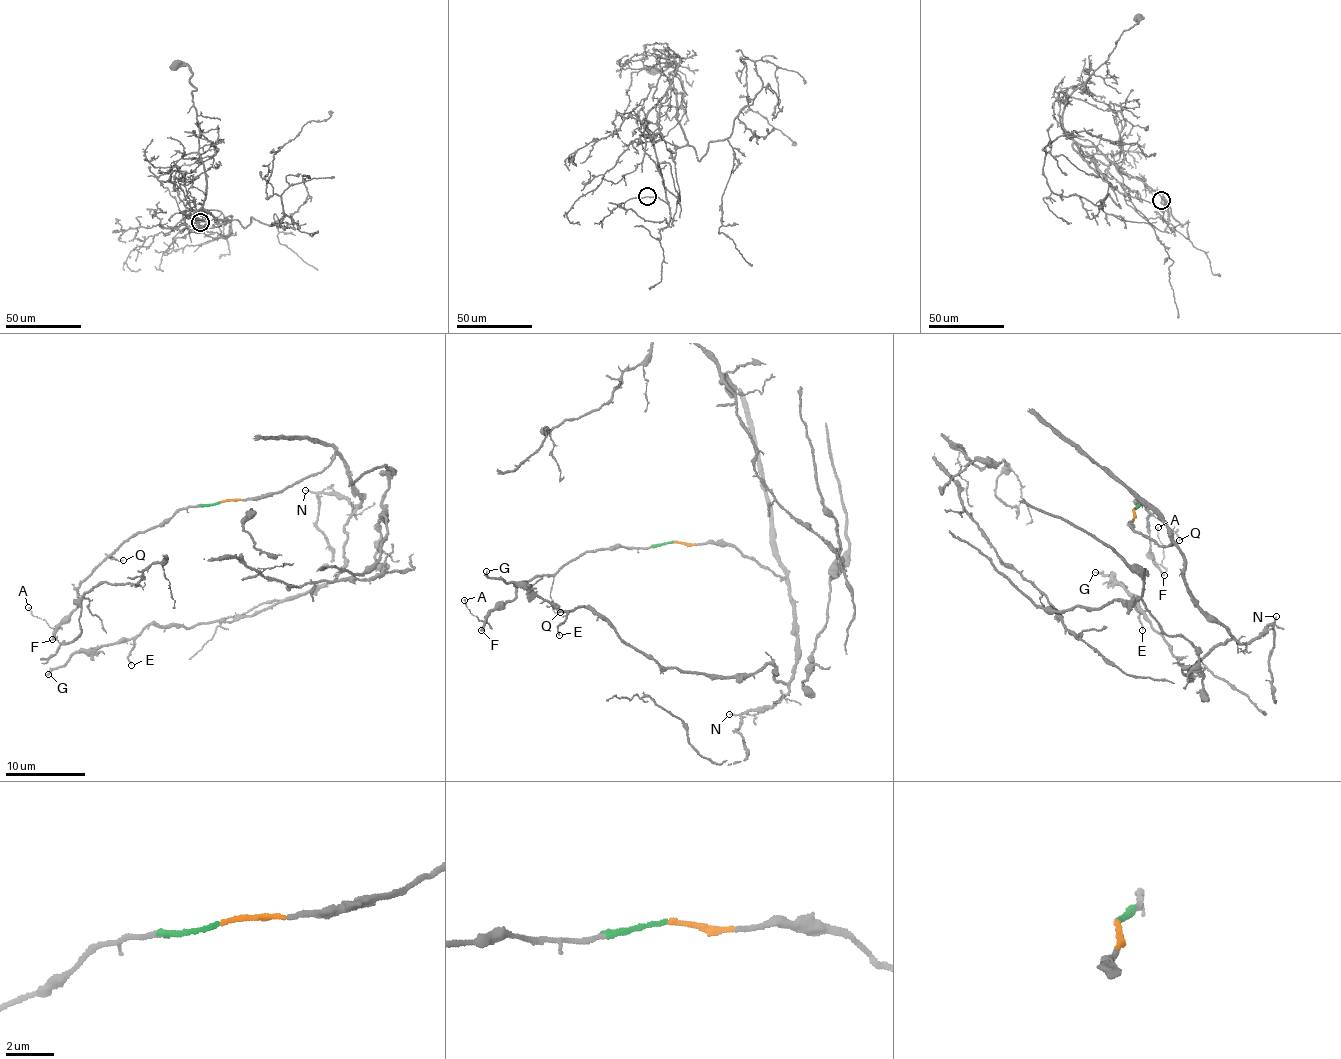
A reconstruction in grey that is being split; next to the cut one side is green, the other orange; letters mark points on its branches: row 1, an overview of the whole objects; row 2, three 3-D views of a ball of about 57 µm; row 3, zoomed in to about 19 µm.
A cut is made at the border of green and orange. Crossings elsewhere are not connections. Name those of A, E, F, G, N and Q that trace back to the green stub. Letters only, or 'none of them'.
A, F, Q

